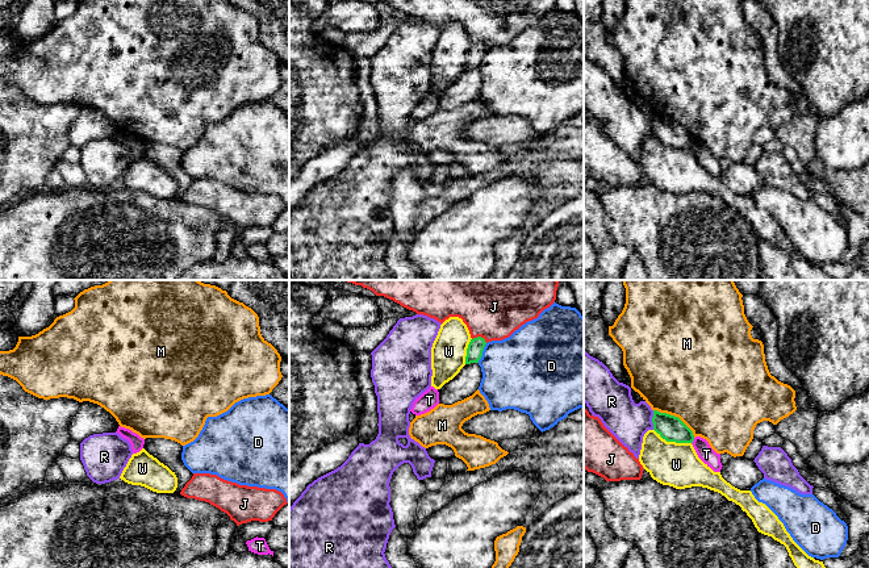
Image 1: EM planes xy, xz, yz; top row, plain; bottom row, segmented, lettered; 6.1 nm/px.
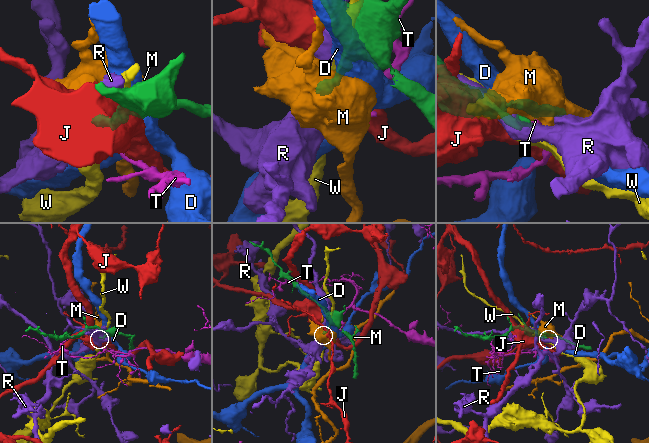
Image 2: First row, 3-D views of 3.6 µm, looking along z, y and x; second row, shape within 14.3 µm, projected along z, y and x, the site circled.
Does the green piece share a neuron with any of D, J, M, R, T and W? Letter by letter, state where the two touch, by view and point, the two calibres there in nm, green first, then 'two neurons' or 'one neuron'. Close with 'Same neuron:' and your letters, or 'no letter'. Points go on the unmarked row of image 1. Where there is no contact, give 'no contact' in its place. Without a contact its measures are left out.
D: contact xz (481, 58); calibres 100 and 440 nm; two neurons
J: contact xz (480, 42); calibres 100 and 280 nm; two neurons
M: contact yz (676, 122); calibres 160 and 500 nm; two neurons
R: contact yz (652, 125); calibres 160 and 240 nm; two neurons
T: contact yz (693, 145); calibres 160 and 100 nm; two neurons
W: contact yz (672, 146); calibres 160 and 280 nm; two neurons
Same neuron: no letter

